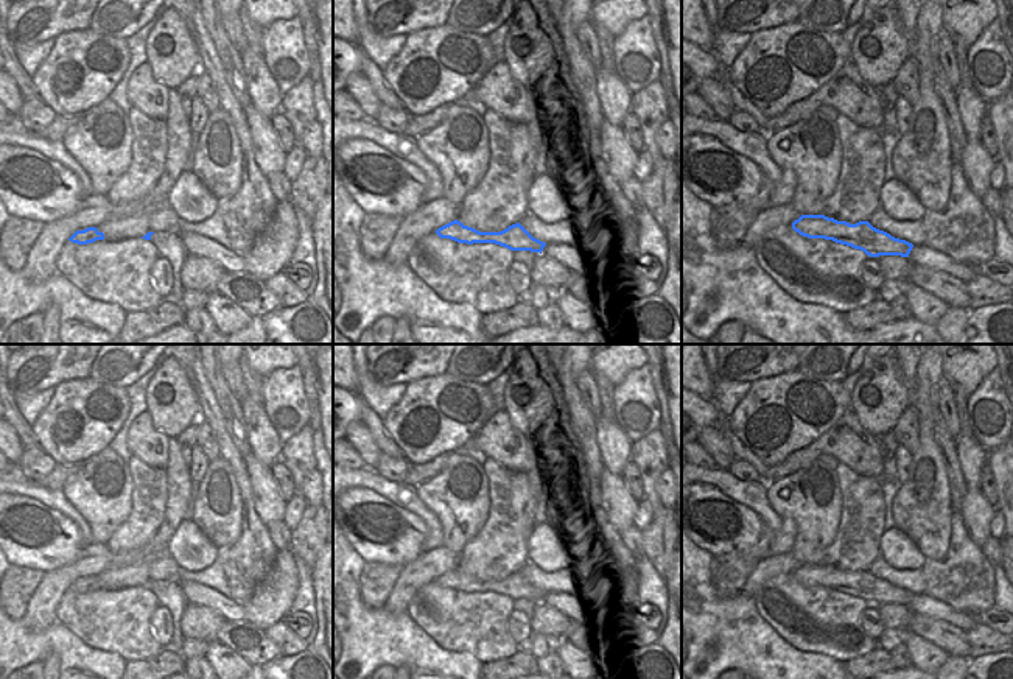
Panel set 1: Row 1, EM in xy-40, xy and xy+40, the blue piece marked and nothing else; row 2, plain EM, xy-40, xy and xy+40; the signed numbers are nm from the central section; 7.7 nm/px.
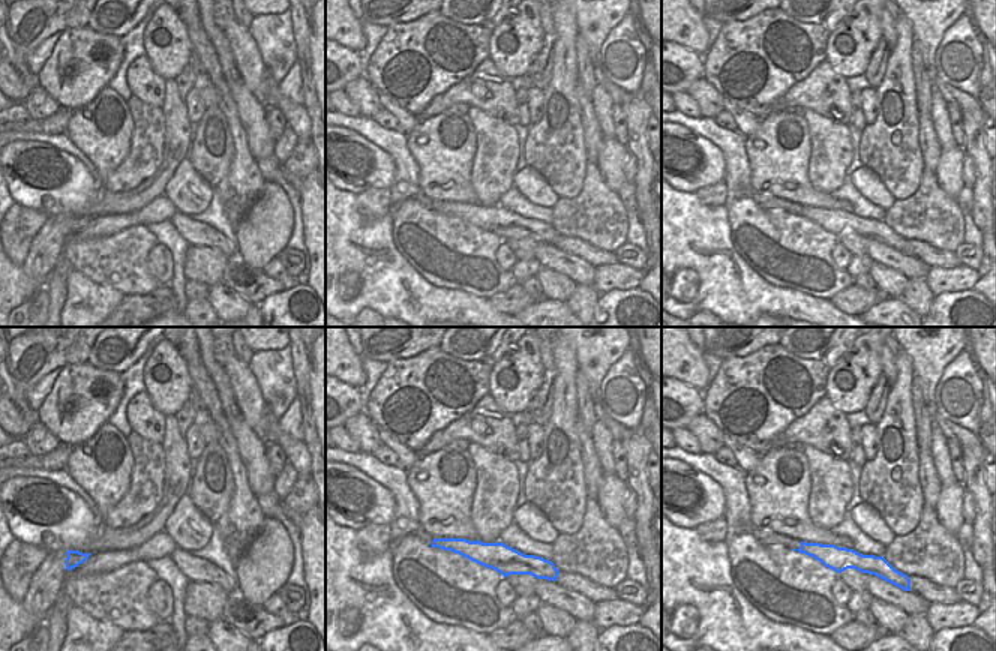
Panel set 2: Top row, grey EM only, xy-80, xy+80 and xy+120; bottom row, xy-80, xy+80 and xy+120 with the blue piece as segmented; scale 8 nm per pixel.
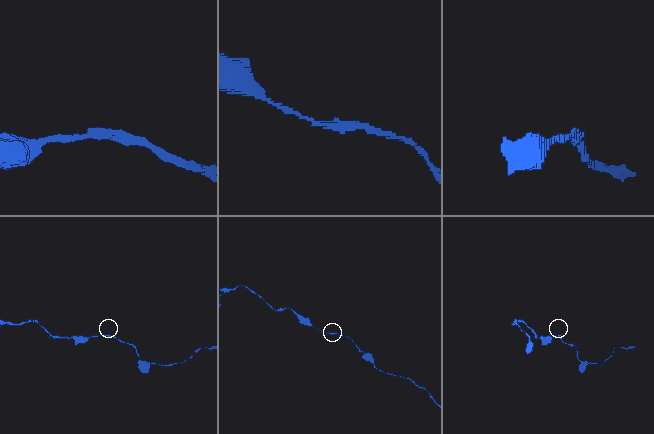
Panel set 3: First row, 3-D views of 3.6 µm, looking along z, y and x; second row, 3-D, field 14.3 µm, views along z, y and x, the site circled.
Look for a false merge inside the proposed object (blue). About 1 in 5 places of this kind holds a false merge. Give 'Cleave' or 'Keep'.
Keep.

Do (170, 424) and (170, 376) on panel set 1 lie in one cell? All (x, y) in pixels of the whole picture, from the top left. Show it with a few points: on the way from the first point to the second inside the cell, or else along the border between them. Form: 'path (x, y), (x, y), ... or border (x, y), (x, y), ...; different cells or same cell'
path (171, 411), (176, 401), (175, 388); same cell

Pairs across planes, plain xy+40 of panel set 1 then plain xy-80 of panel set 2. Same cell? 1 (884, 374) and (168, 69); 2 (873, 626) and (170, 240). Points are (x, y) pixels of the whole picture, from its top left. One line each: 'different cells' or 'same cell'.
1: same cell
2: different cells

